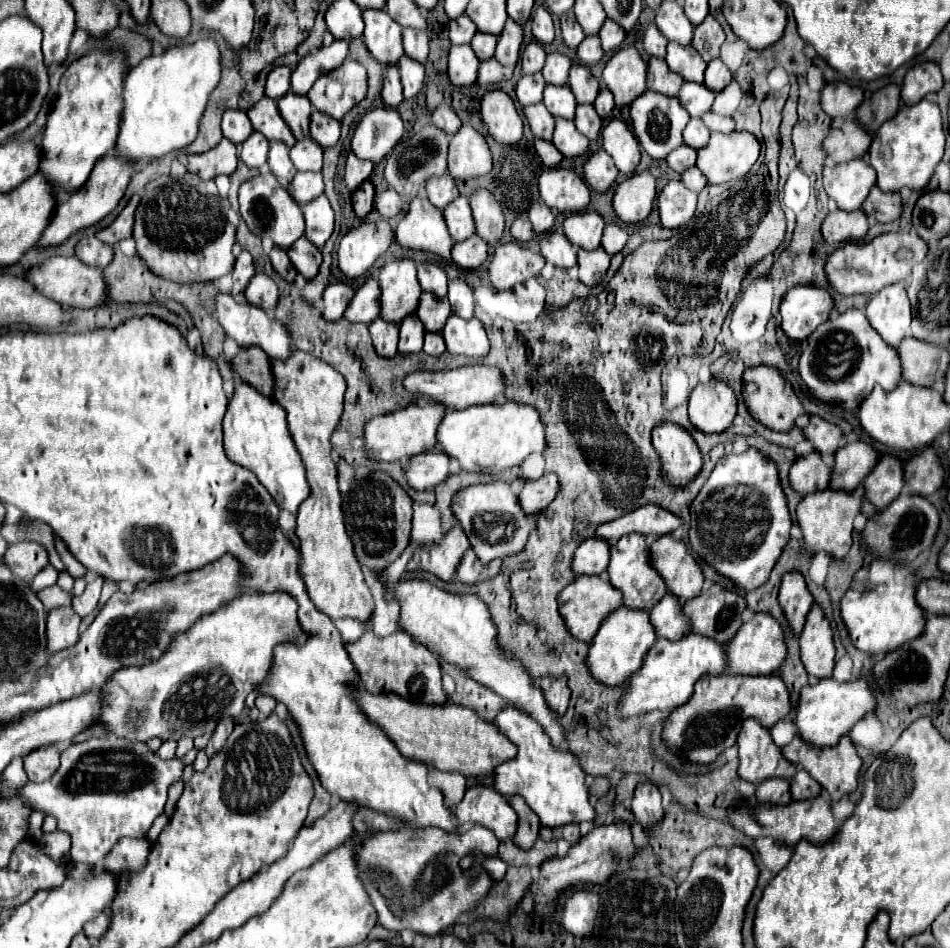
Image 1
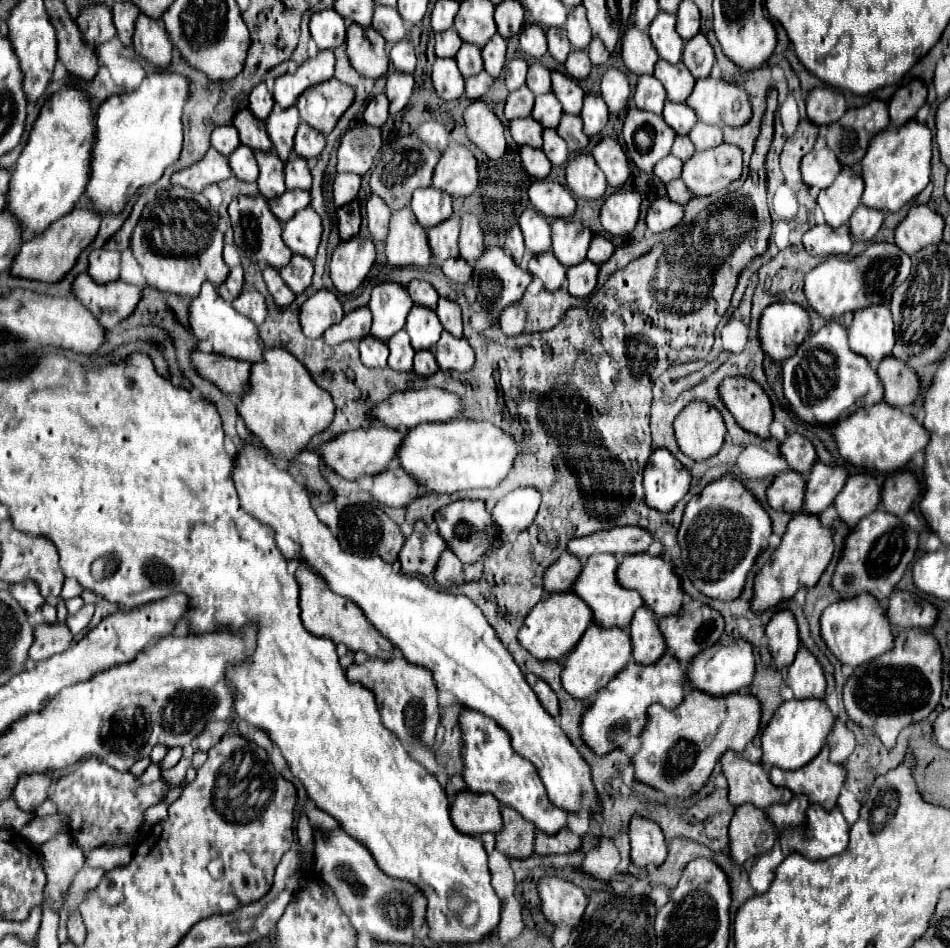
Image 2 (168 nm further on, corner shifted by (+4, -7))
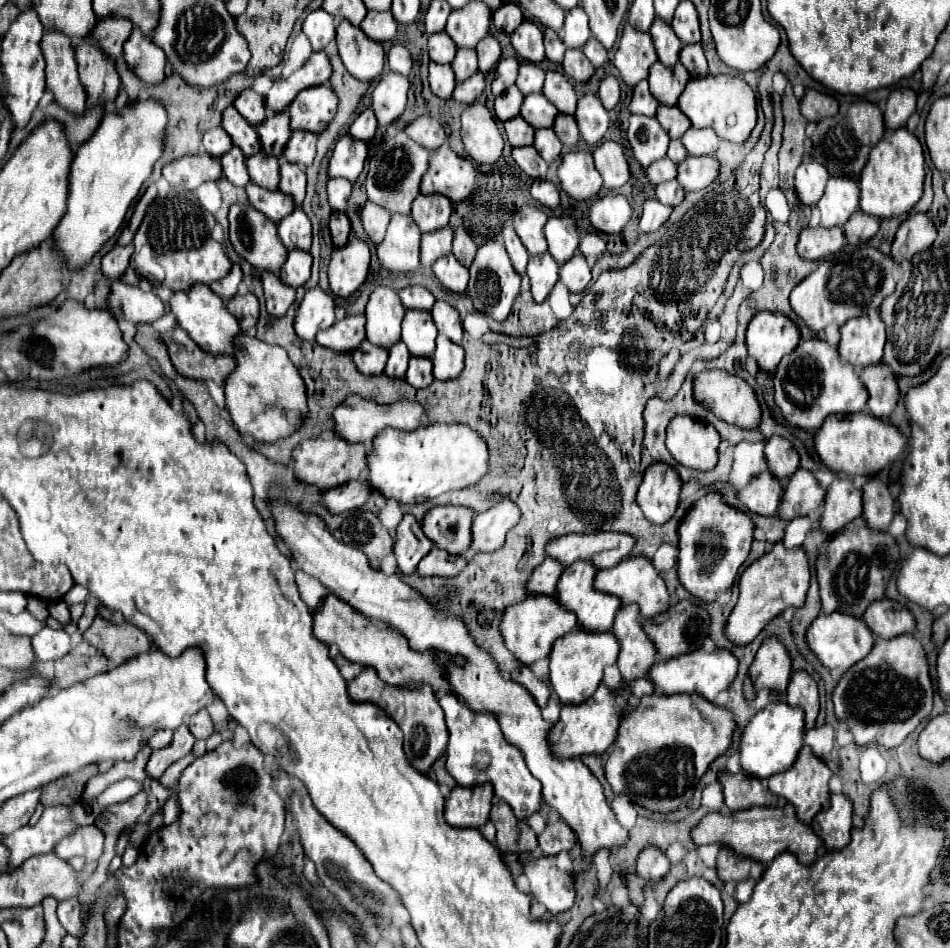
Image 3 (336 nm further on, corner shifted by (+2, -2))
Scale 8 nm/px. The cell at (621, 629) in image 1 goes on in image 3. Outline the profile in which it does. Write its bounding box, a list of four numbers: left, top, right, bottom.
[550,630,618,704]

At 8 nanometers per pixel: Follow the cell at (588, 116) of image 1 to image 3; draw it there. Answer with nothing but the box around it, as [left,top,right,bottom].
[554,114,580,148]

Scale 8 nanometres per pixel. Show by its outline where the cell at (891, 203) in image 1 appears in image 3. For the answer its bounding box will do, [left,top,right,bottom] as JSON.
[844,210,880,244]

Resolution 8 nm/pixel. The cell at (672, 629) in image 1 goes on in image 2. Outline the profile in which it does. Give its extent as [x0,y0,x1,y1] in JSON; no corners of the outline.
[630,607,666,663]

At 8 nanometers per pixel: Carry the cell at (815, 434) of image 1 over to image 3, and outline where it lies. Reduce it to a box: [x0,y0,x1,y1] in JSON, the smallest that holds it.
[764,436,800,482]

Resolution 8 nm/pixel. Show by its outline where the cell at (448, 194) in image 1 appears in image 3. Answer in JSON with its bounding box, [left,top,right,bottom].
[412,194,452,234]

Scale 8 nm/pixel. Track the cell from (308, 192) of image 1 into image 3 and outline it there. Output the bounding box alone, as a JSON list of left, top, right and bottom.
[246,182,294,224]

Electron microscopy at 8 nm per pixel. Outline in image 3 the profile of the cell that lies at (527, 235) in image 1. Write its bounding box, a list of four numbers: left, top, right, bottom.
[502,226,528,276]

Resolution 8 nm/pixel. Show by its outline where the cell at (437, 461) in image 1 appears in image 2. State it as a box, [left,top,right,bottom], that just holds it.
[370,467,420,507]

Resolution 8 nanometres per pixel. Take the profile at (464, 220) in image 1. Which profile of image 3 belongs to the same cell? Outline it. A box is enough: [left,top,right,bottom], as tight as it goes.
[420,226,452,268]

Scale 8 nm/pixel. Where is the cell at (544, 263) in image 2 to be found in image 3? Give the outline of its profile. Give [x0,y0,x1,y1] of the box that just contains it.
[526,252,558,304]

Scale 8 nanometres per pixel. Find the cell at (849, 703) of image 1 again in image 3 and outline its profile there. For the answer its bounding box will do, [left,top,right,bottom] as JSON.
[740,702,804,780]

